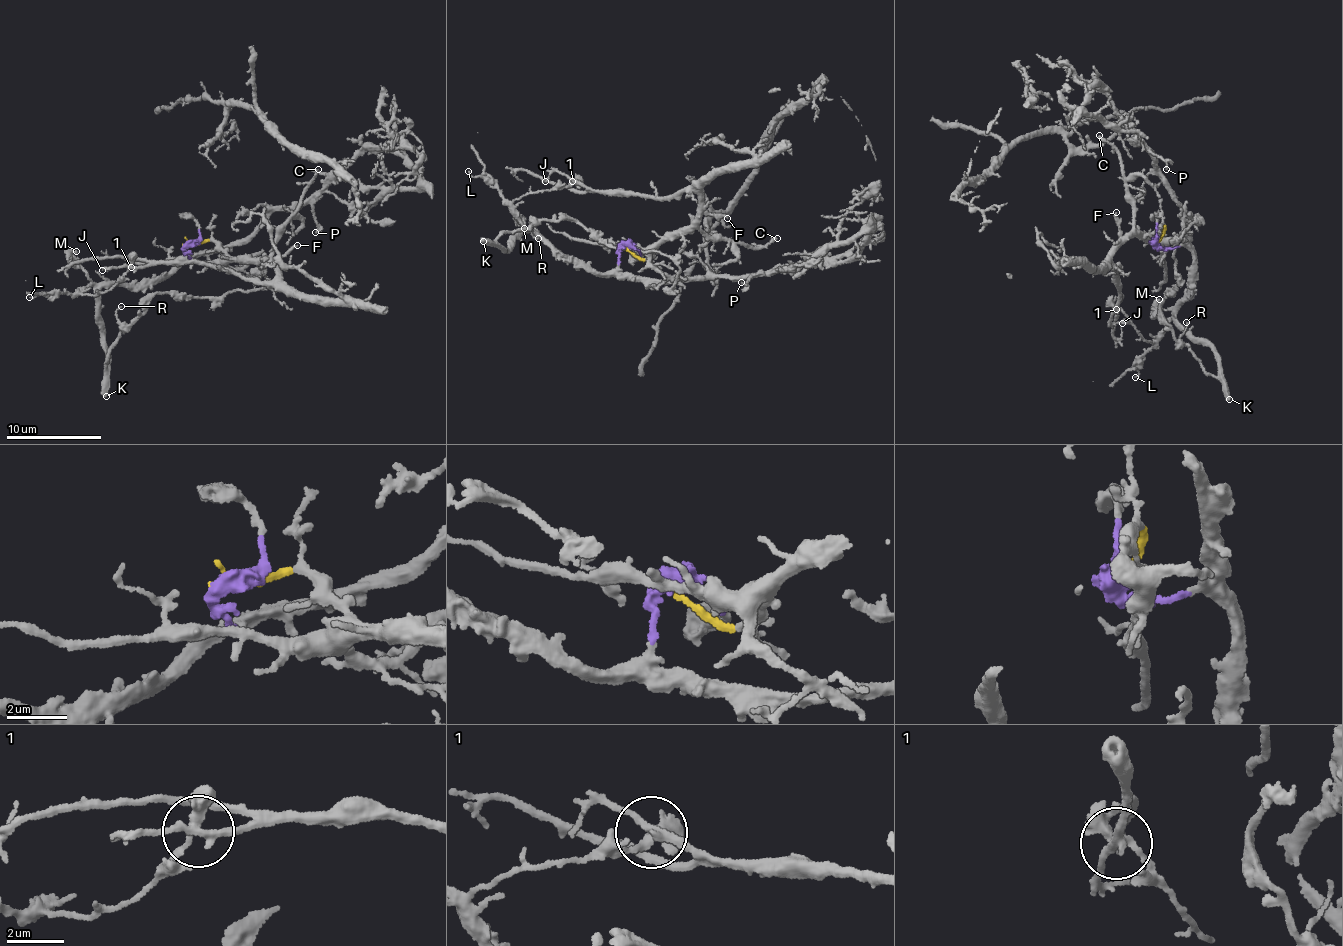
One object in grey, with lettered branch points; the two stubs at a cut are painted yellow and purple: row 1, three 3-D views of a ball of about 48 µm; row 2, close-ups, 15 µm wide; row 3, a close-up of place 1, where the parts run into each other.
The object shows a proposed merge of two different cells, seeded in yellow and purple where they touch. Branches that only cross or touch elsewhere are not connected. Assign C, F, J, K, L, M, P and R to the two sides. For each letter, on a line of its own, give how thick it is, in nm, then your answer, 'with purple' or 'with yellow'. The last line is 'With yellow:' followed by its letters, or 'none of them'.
C: calibre 240 nm; with yellow
F: calibre 200 nm; with yellow
J: calibre 90 nm; with yellow
K: calibre 420 nm; with purple
L: calibre 120 nm; with purple
M: calibre 320 nm; with purple
P: calibre 90 nm; with purple
R: calibre 120 nm; with purple
With yellow: C, F, J

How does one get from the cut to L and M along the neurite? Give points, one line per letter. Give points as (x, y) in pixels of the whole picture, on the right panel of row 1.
L: (1157, 243), (1163, 247), (1187, 248), (1195, 264), (1191, 274), (1193, 282), (1148, 349), (1134, 376)
M: (1157, 243), (1163, 247), (1187, 248), (1195, 264), (1191, 274), (1193, 282), (1164, 319), (1156, 306), (1160, 298)

